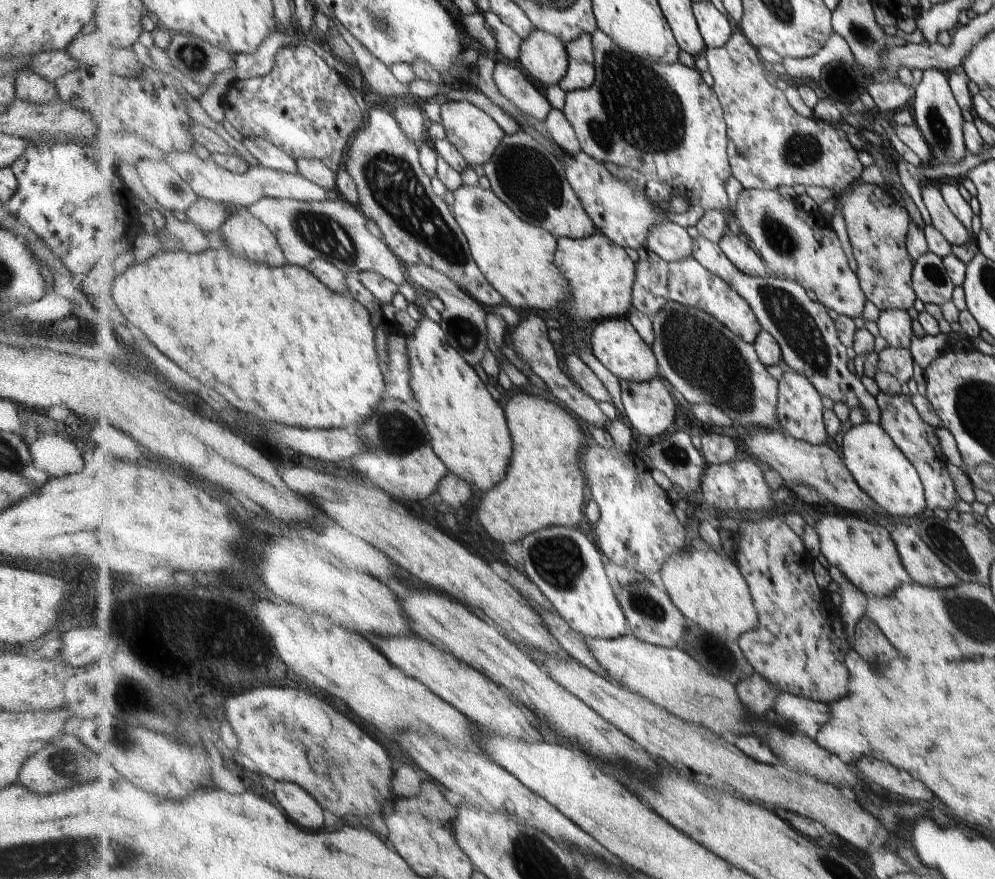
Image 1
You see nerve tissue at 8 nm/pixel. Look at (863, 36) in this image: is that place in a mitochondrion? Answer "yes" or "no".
yes

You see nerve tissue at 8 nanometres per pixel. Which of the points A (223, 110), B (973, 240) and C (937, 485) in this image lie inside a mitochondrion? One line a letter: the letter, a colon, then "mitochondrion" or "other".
A: other
B: other
C: other

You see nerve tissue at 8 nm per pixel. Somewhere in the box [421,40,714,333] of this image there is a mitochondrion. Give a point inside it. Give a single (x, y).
(637, 108)

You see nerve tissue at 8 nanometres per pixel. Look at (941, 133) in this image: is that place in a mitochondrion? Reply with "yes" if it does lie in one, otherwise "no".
yes

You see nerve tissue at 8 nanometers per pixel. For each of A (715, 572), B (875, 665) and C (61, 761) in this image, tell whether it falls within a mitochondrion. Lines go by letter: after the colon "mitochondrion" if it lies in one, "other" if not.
A: other
B: other
C: mitochondrion

